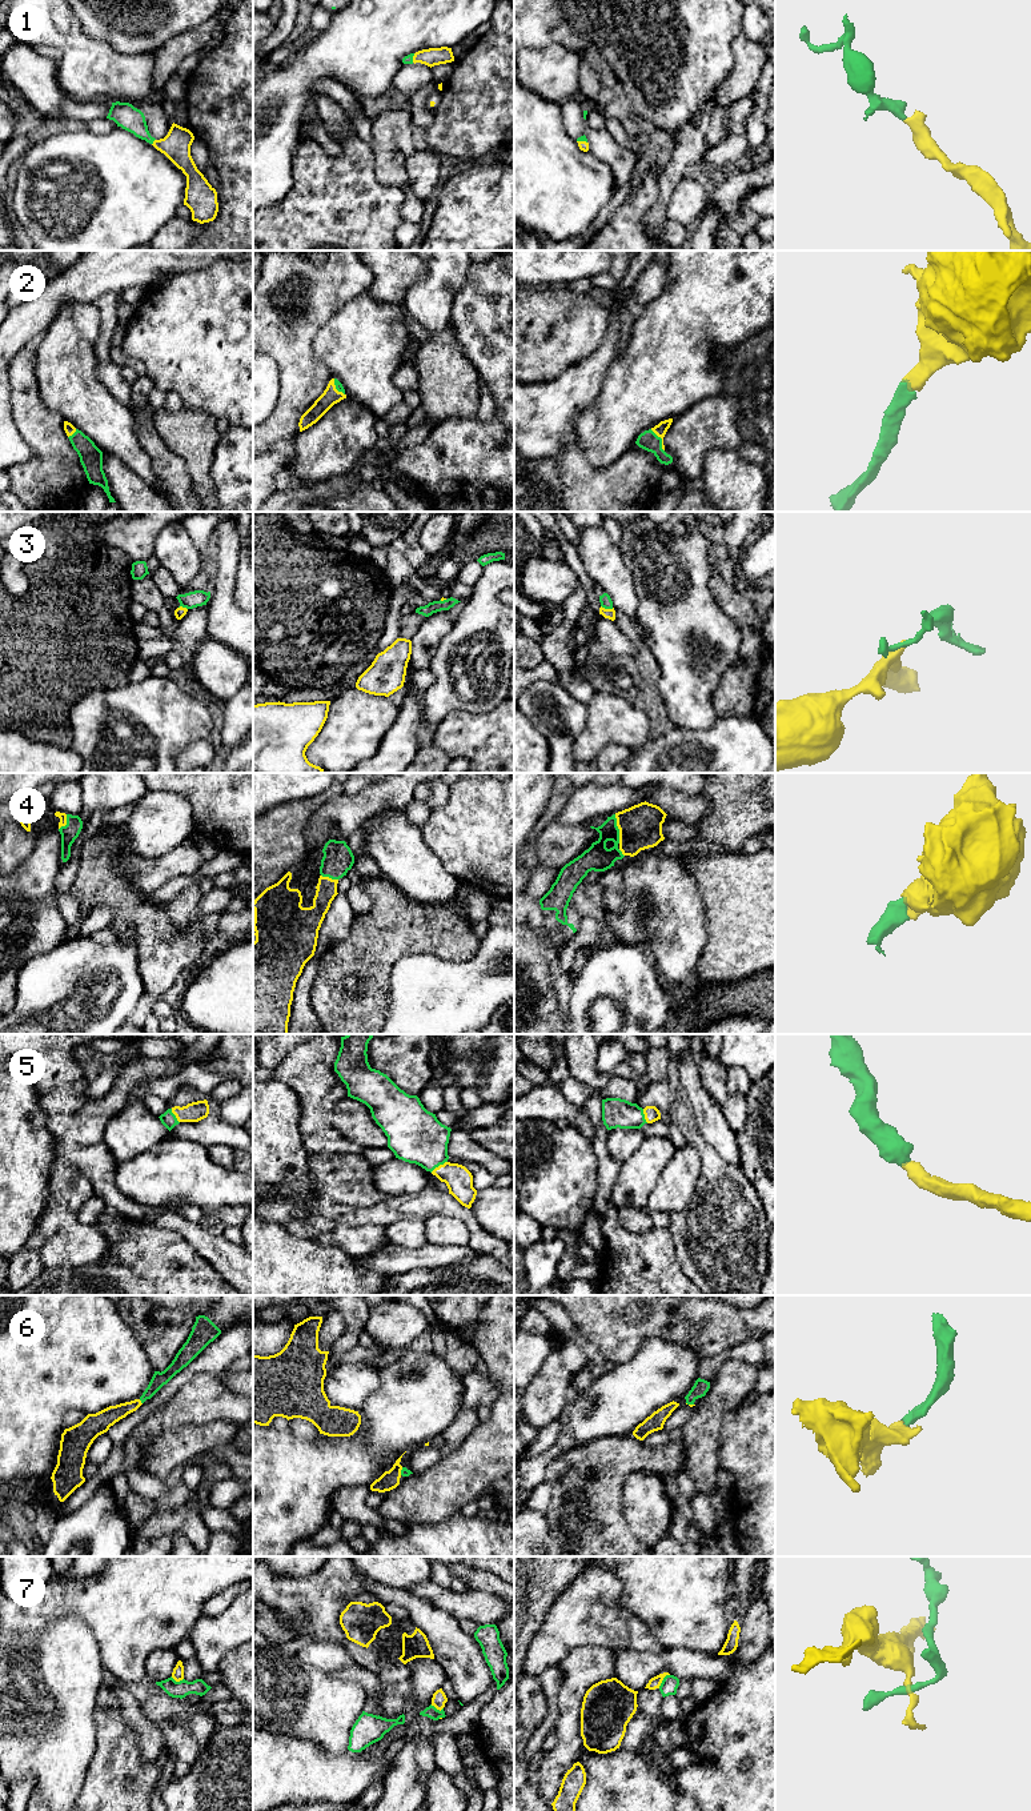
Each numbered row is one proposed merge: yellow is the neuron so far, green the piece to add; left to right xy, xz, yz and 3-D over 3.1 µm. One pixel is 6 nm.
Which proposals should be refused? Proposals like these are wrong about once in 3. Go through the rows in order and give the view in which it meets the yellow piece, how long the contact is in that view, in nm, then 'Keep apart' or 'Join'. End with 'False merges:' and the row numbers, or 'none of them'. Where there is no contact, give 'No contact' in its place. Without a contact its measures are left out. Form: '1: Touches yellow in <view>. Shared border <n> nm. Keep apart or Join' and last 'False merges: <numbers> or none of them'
1: Touches yellow in xy. Shared border 40 nm. Join
2: Touches yellow in yz. Shared border 160 nm. Join
3: Touches yellow in yz. Shared border 80 nm. Keep apart
4: Touches yellow in yz. Shared border 180 nm. Join
5: Touches yellow in xz. Shared border 120 nm. Join
6: Touches yellow in xy. Shared border 40 nm. Join
7: Touches yellow in yz. Shared border 110 nm. Keep apart
False merges: 3, 7

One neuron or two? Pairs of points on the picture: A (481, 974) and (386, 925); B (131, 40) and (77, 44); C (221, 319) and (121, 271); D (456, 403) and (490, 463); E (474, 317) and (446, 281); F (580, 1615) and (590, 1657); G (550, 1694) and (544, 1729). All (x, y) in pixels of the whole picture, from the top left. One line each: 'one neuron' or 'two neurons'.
A: two neurons
B: two neurons
C: two neurons
D: two neurons
E: two neurons
F: two neurons
G: one neuron

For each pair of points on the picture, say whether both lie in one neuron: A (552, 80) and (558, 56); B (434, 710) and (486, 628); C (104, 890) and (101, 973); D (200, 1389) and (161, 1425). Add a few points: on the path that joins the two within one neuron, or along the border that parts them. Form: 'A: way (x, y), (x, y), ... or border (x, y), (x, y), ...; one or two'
A: way (553, 75), (554, 61); one
B: way (450, 690), (472, 669), (472, 662), (480, 648); one
C: border (116, 938), (135, 946), (136, 964); two
D: way (191, 1398), (171, 1415); one

